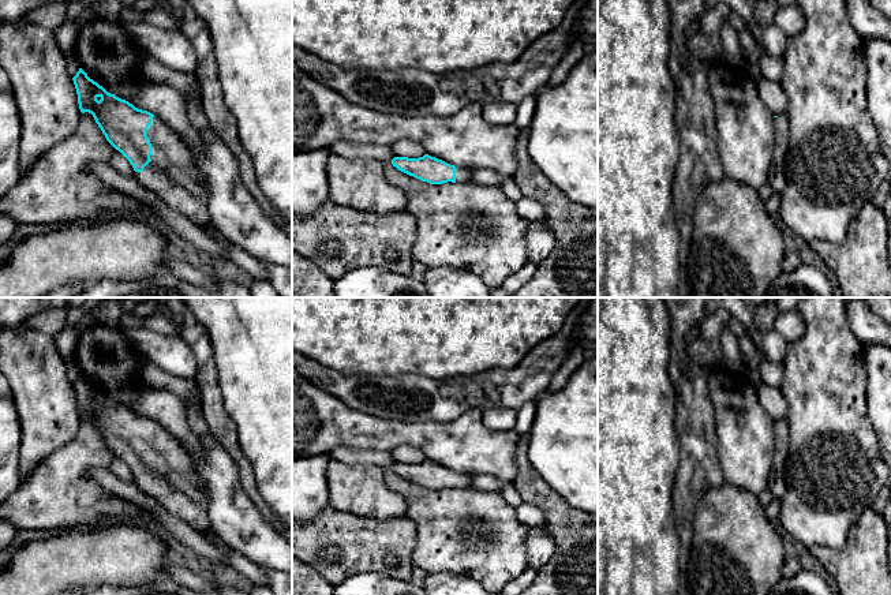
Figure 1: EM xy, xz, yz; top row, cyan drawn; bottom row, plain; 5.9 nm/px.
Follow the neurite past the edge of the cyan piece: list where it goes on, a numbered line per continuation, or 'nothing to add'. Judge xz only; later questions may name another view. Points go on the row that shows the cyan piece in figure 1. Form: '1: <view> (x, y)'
1: xz (463, 175)

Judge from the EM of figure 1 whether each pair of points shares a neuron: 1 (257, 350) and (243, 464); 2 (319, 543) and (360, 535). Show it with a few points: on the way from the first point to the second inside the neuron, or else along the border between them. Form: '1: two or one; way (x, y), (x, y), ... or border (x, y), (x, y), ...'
1: two; border (235, 425), (239, 448), (250, 464), (257, 485)
2: one; way (329, 543), (351, 543)

